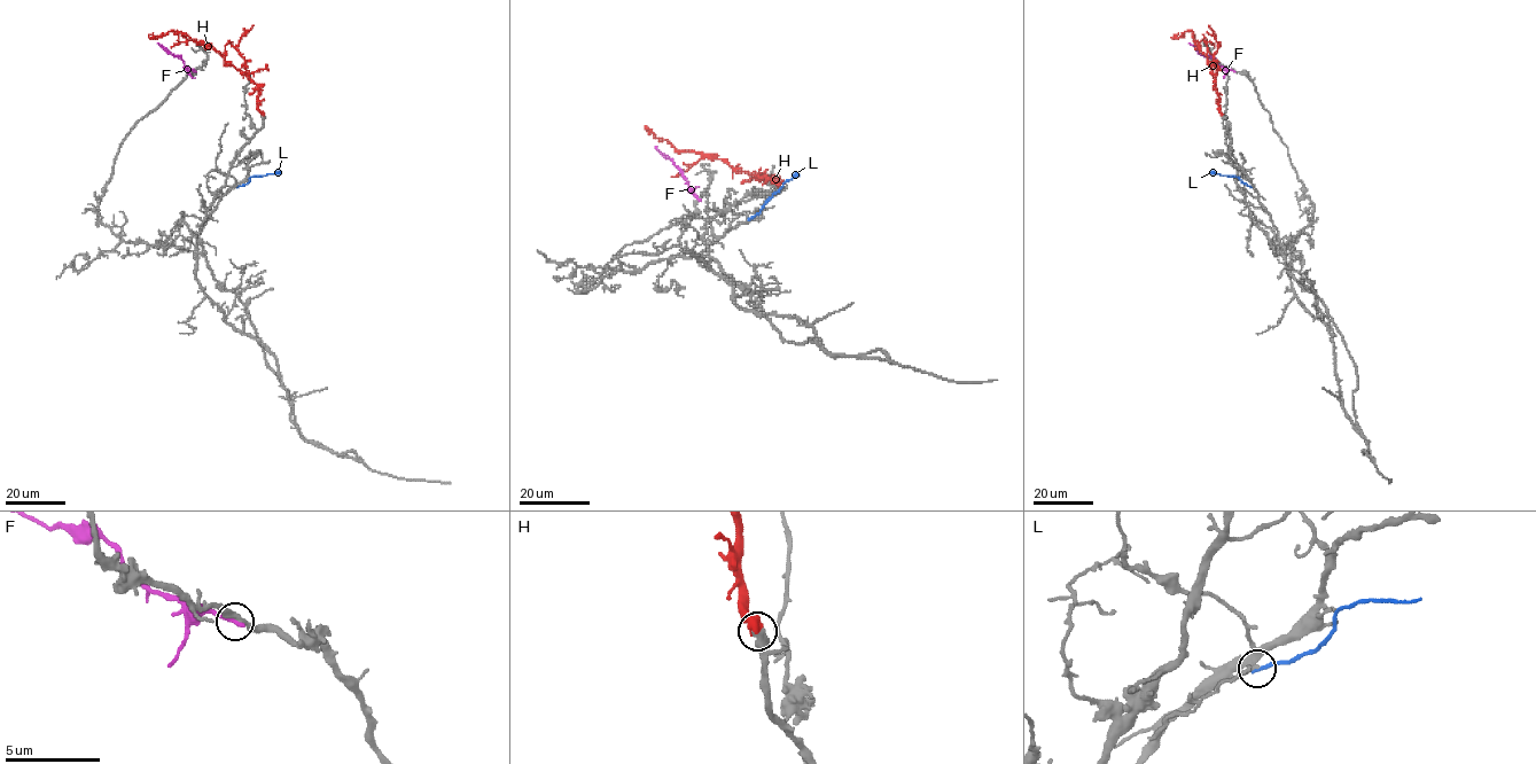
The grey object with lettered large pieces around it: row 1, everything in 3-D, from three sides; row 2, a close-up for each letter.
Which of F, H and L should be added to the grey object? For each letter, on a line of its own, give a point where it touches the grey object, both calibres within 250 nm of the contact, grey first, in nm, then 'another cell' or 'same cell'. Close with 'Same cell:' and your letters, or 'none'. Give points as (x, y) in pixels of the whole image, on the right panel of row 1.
F: meets grey at (1233, 70); 340 nm thick on the grey side, 320 nm on the other; another cell
H: meets grey at (1222, 114); 600 nm thick on the grey side, 650 nm on the other; same cell
L: meets grey at (1250, 187); 150 nm thick on the grey side, 190 nm on the other; another cell
Same cell: H

